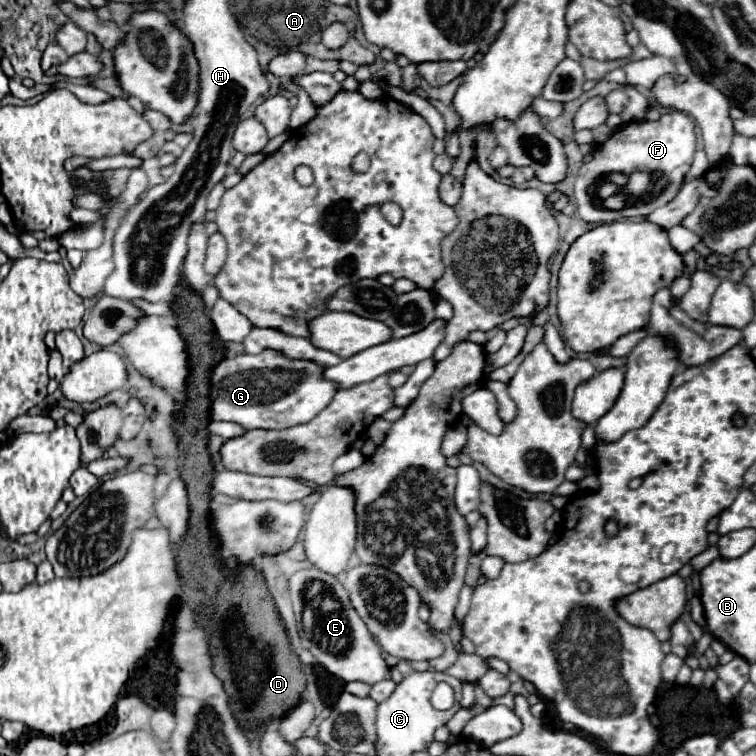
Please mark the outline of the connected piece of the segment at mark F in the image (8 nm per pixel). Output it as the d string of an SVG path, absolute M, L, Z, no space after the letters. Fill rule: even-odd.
M666 111L656 121L626 123L622 129L614 131L608 137L608 141L604 141L602 145L598 145L594 149L590 163L584 163L580 167L580 171L576 175L576 183L574 183L574 201L576 201L576 207L578 207L578 217L588 221L588 223L614 223L614 221L620 221L620 219L646 219L654 209L670 203L678 195L678 191L680 191L680 187L682 187L682 183L684 183L684 179L690 171L694 151L696 151L694 123L682 111ZM614 171L620 171L620 173L626 173L626 175L630 175L634 171L648 171L648 173L660 171L668 179L668 187L662 191L662 197L656 197L654 201L650 201L646 205L624 207L620 211L594 207L592 197L588 193L588 187L596 179L600 179L602 175L608 175L608 173L614 173Z

